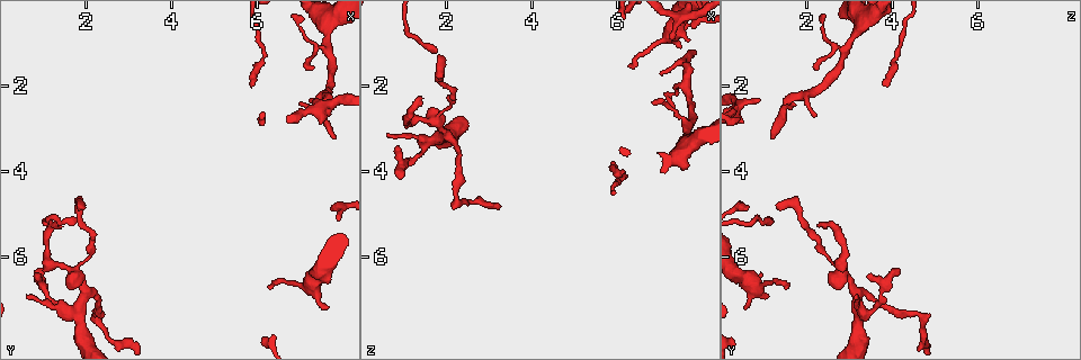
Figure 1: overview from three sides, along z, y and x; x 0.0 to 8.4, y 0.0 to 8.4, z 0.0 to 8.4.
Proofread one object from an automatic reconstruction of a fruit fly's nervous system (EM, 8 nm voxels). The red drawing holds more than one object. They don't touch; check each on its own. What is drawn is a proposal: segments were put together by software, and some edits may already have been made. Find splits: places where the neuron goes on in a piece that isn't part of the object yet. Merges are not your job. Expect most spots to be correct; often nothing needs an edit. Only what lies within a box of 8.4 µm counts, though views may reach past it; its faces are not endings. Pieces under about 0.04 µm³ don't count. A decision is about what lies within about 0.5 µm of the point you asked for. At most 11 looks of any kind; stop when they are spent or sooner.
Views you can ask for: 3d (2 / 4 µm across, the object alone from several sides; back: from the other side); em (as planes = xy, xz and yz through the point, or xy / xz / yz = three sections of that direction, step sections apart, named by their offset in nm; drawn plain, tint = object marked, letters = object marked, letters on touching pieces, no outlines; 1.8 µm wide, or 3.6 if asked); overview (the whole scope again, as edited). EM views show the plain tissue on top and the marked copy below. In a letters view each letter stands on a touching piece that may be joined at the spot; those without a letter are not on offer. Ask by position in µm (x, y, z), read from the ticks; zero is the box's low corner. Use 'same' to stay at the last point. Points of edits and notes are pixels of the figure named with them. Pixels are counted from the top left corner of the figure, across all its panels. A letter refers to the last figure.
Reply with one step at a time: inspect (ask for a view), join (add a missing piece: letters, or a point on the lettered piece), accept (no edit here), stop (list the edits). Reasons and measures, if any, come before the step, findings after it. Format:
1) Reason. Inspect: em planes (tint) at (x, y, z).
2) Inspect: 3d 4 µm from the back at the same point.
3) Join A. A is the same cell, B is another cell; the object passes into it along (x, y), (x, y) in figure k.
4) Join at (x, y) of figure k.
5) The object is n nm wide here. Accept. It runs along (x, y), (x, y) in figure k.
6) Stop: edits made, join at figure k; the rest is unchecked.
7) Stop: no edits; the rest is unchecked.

Tapers out. Inspect: em planes (letters) at (1.90, 4.85, 1.30).

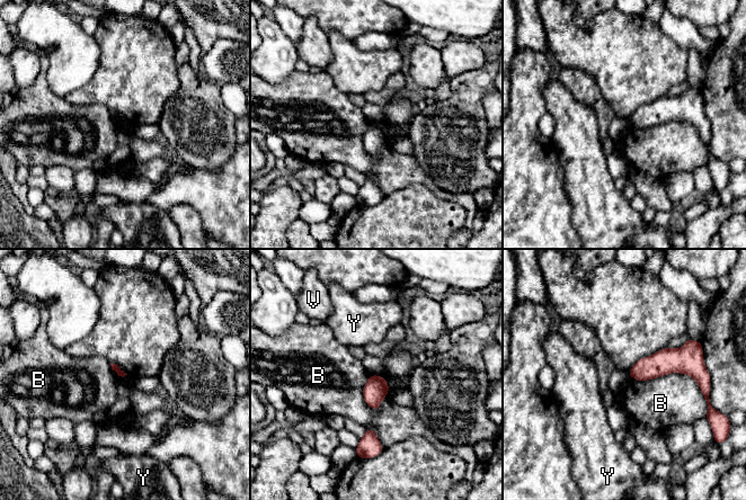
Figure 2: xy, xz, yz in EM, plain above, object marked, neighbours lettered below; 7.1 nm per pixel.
The longest contact is with B, 550 nm. Accept. B, V and Y are other cells; no lettered piece goes on from it.

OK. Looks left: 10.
Inspect: em planes (letters) at (1.90, 6.45, 3.00).

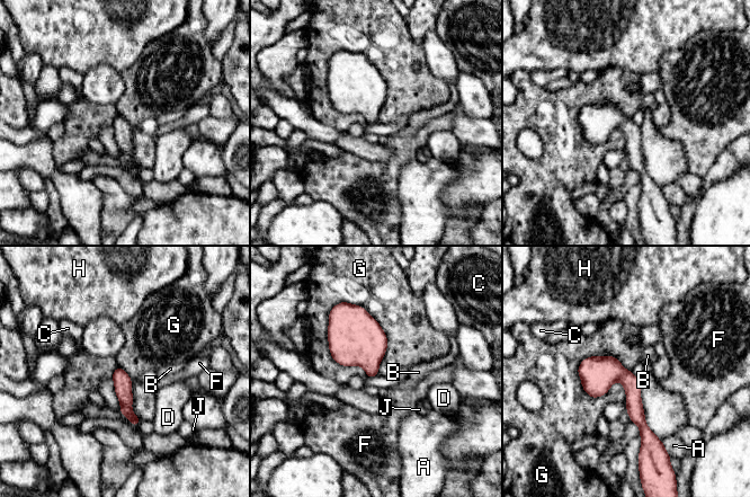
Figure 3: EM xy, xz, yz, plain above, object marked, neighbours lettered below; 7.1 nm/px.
The longest contact is with G, 440 nm. Accept. A, B, C, D, F, G, H and J are other cells; no lettered piece goes on from it.

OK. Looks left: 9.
An open end. Inspect: 3d 4 µm at (7.65, 7.15, 0.55).

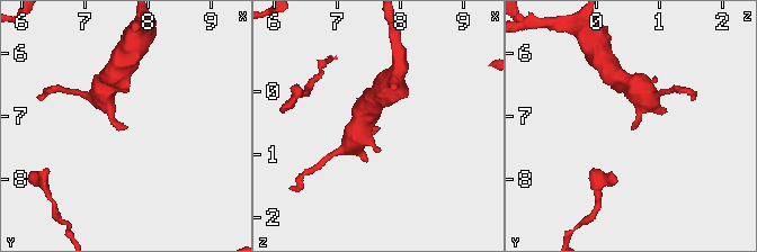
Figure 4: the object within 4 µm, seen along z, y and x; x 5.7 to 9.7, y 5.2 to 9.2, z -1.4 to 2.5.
Now the EM. Inspect: em xy step 16 (letters) at (7.65, 7.15, 0.55).

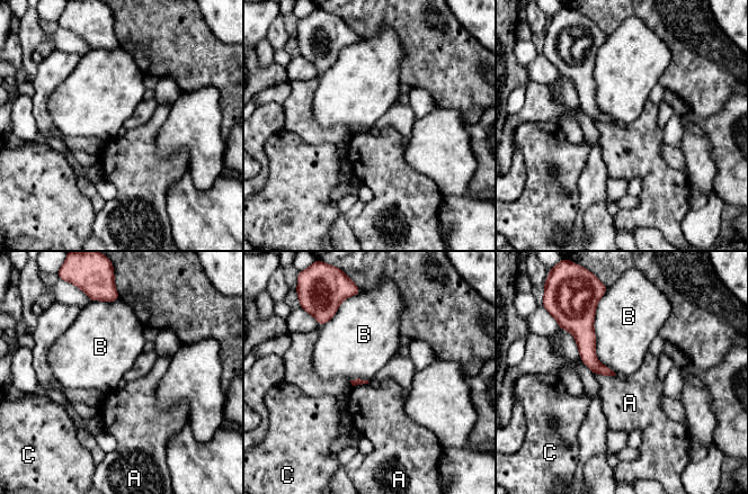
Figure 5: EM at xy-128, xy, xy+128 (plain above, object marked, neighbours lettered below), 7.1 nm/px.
Accept. A, B and C are other cells; a border runs along (596, 305), (595, 356), (616, 374) in figure 5; none of them fits.

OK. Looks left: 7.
Tapers out. Inspect: em xy step 4 (tint) at (7.85, 3.25, 1.20).

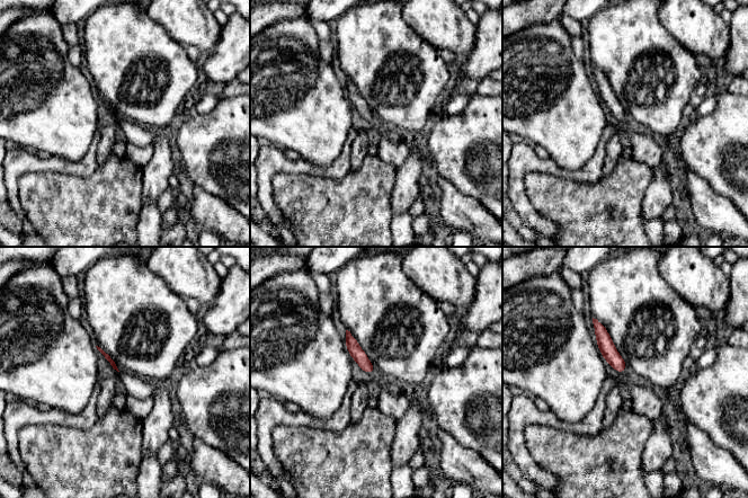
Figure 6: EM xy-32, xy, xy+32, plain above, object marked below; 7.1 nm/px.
Cut it another way. Inspect: em planes (letters) at the same point.

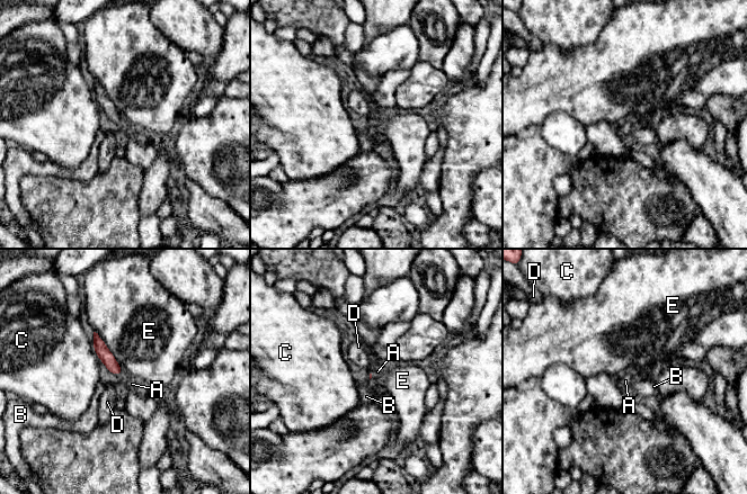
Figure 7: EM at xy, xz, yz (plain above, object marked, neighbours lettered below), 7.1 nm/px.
Join A. A is the same cell, B, C, D and E are other cells; the object passes into it along (105, 356), (121, 371), (132, 384) in figure 7; it goes on there.

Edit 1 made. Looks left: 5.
Stop: edits made, join at figure 7; the rest is unchecked.

